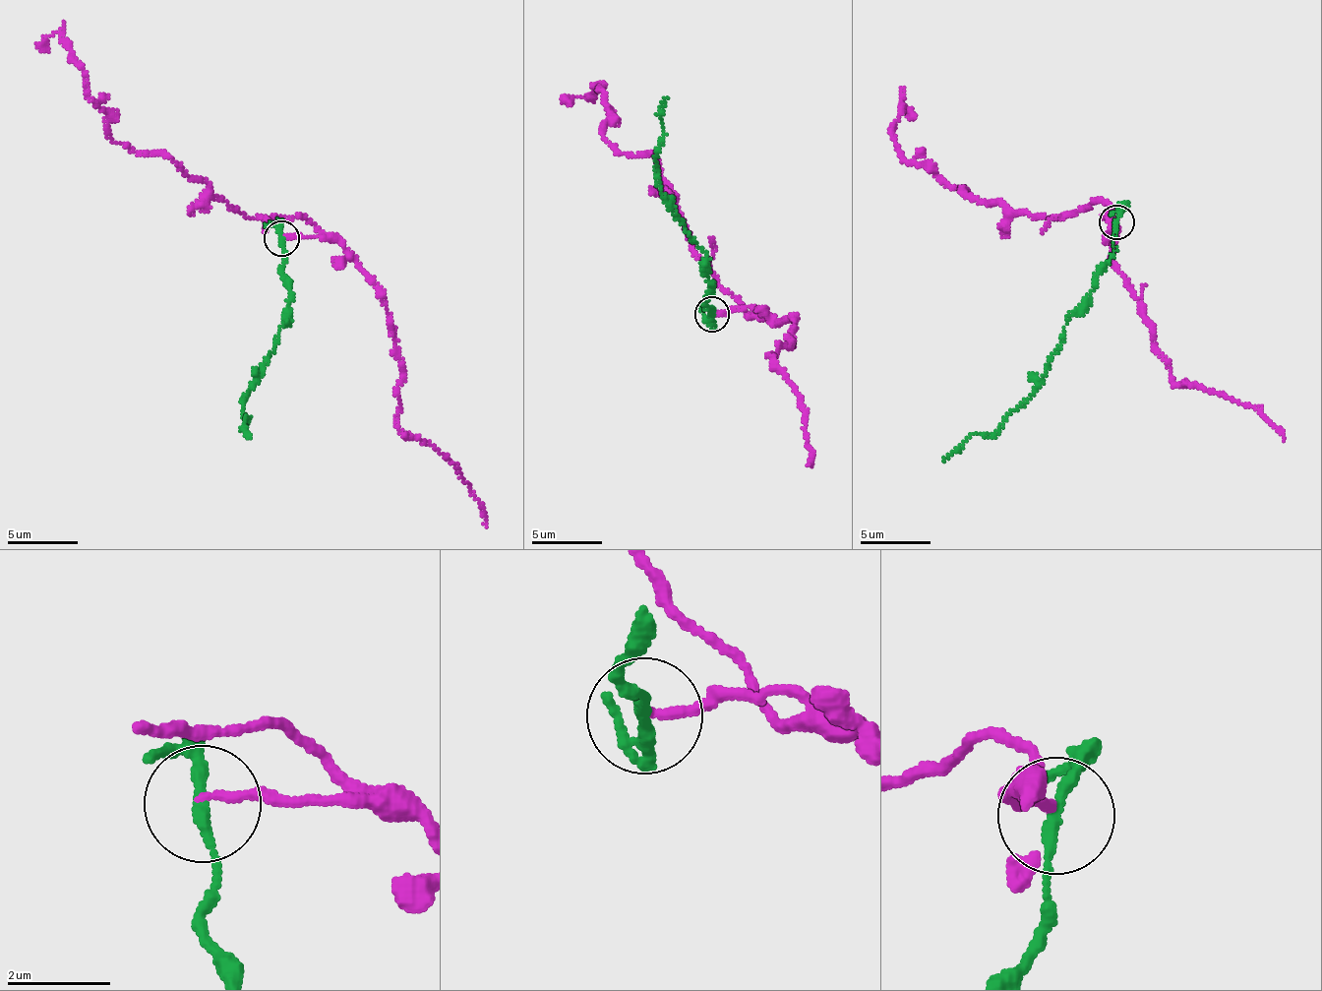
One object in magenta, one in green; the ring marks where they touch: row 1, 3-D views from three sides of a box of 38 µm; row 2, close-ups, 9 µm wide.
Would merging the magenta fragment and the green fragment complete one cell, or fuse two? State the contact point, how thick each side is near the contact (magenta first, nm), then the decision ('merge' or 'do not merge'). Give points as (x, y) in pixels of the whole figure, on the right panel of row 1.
(1116, 221) | 170/220 nm | do not merge

